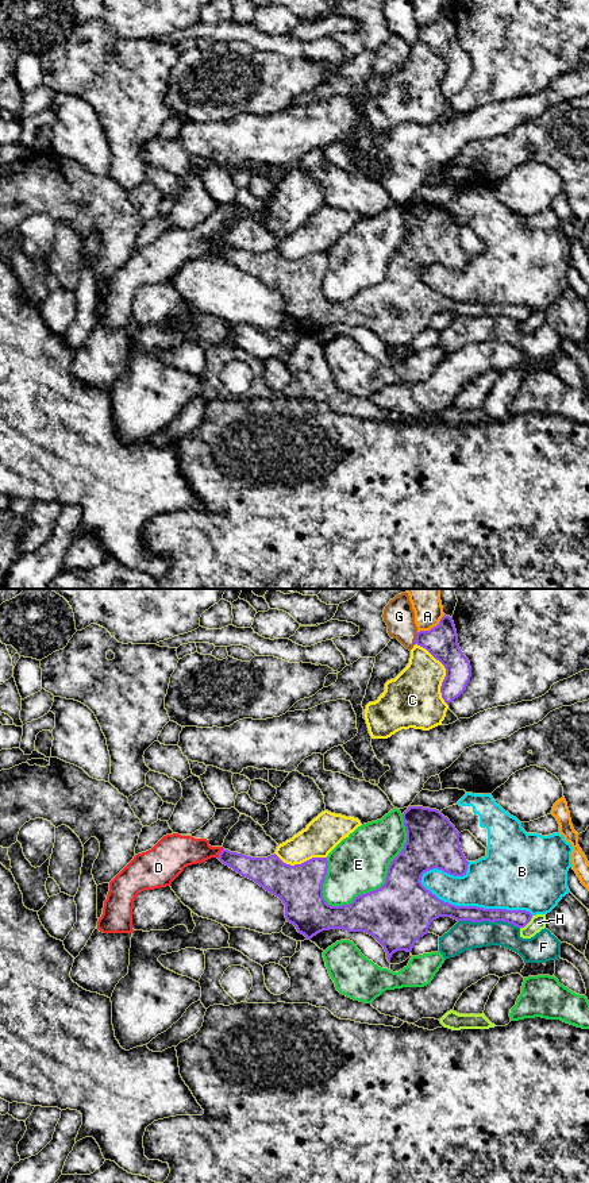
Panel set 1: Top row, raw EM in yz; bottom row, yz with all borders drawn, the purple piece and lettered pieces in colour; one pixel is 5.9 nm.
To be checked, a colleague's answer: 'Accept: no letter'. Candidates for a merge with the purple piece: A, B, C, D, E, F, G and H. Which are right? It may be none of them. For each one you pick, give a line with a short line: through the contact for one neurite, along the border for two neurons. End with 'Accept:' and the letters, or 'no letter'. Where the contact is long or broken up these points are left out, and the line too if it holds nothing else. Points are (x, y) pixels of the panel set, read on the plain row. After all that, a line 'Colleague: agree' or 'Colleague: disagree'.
Accept: no letter
Colleague: agree

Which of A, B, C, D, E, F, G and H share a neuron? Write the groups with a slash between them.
A / B / C / D / E / F / G / H

